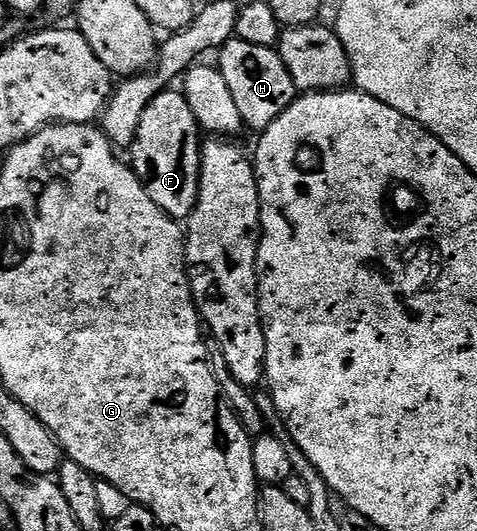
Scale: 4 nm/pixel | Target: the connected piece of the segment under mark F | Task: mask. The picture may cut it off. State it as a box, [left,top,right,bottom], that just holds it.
[132,90,202,222]

